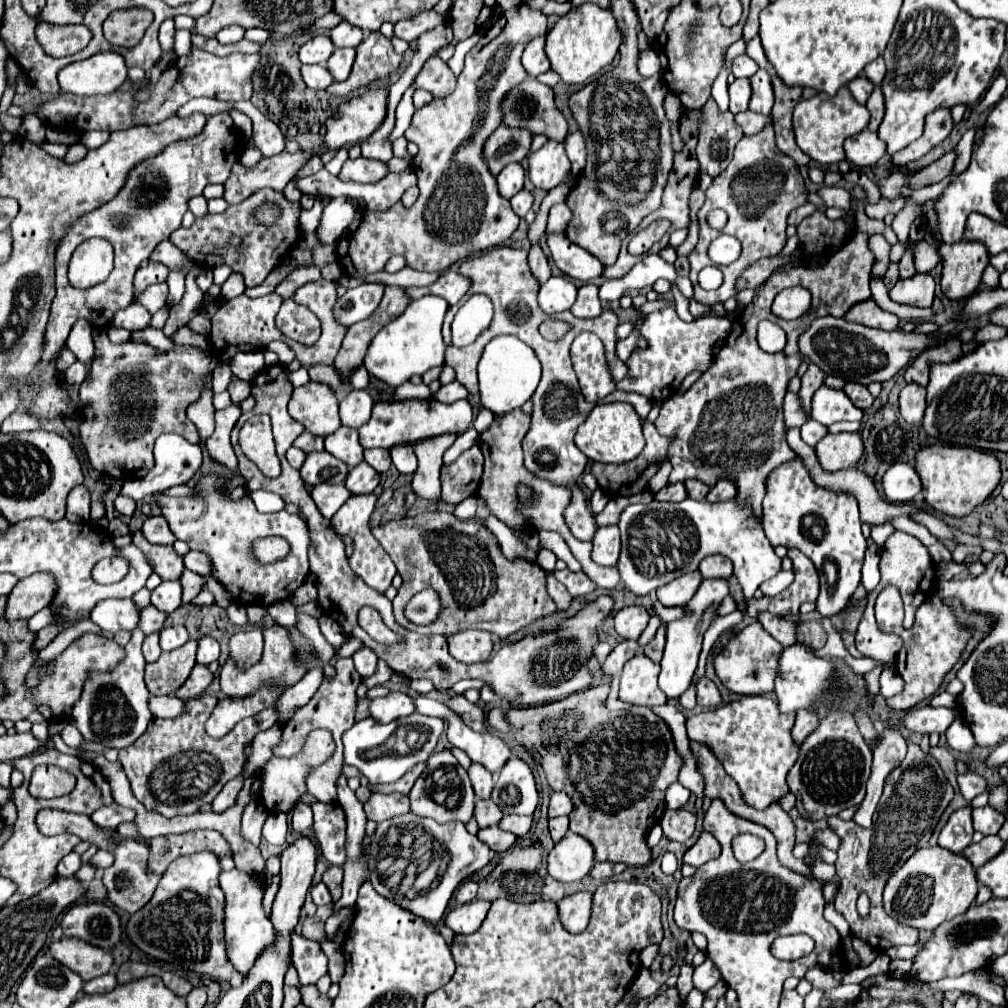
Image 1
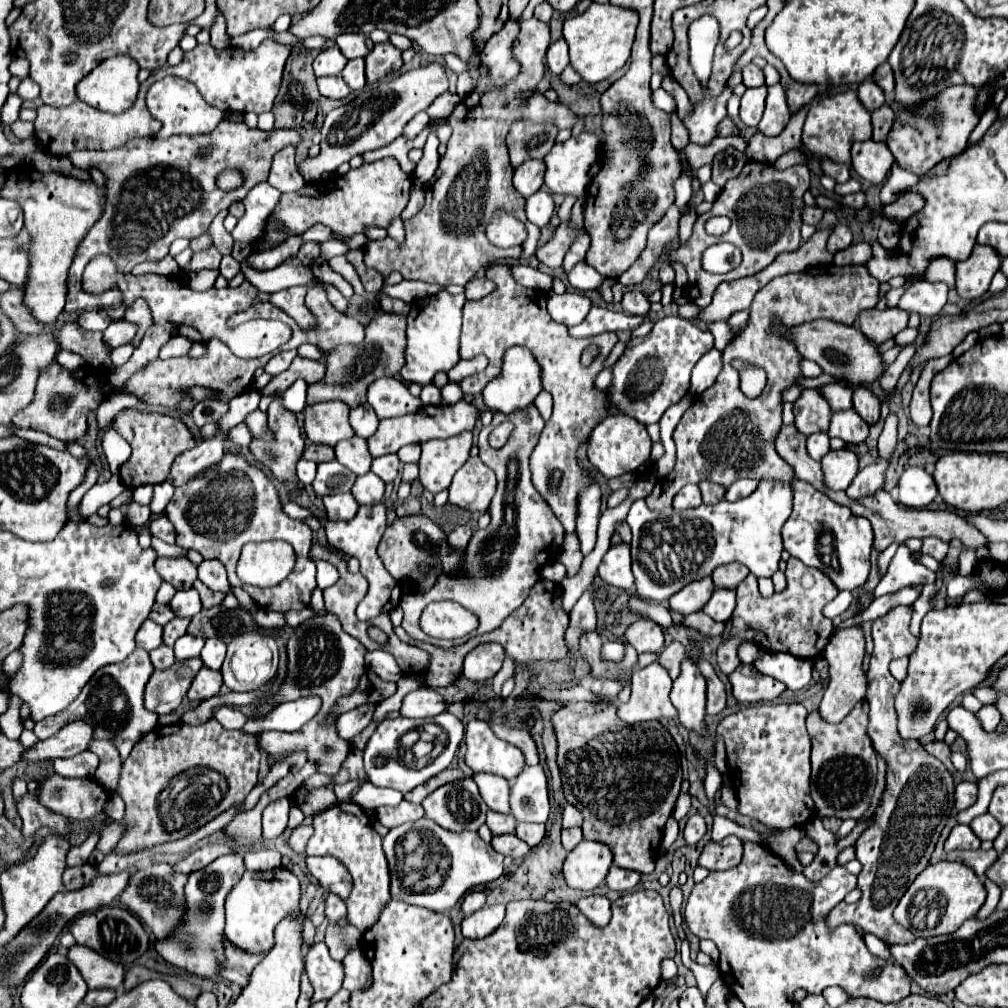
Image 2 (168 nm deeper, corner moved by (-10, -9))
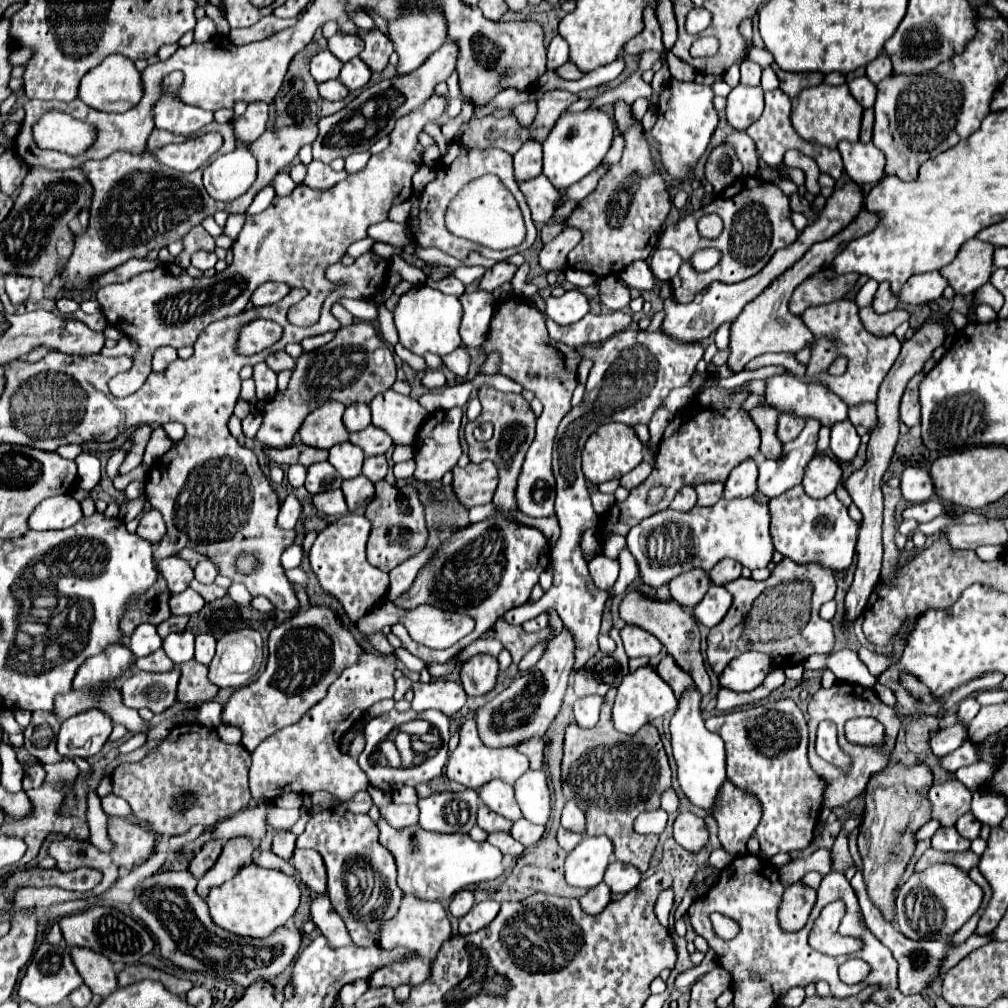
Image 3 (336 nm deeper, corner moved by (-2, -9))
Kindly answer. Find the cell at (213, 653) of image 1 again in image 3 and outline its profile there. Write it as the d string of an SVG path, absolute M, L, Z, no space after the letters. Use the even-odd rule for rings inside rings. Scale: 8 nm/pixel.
M210 634L196 636L196 656L194 656L194 660L208 666L214 658L214 648L216 648L216 638L214 636L210 636Z

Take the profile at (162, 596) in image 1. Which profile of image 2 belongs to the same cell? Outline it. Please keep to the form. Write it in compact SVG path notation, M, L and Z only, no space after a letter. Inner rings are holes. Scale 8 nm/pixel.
M194 588L190 590L182 590L182 592L176 592L174 598L170 600L170 608L176 616L182 616L182 618L192 618L194 614L198 614L202 610L202 602L200 602L200 596Z

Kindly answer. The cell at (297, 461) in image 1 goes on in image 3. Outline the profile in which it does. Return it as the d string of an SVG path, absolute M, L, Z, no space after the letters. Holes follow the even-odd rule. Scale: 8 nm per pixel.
M292 464L292 466L288 466L288 482L294 486L294 488L298 488L298 486L302 486L304 484L304 480L306 480L306 468L302 466L302 464Z

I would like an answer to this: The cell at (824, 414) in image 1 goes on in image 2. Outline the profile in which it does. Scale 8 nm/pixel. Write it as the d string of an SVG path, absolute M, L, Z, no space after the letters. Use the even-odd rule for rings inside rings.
M856 410L834 412L828 434L844 440L850 446L856 446L868 438L868 424L864 424L864 420L860 420Z

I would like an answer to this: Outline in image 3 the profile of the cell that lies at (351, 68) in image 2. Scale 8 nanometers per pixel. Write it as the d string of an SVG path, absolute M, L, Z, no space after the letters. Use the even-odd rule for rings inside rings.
M352 58L352 60L348 60L348 62L342 66L338 80L340 80L348 90L358 90L358 88L362 88L362 86L368 84L370 76L372 76L372 72L368 70L368 66L366 66L360 58Z

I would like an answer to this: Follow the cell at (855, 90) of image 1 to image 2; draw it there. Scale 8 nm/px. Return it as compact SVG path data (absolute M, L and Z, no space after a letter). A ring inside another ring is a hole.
M870 78L864 80L864 84L860 84L860 88L858 88L858 98L860 98L860 102L864 104L864 108L866 108L868 112L880 108L880 106L886 102L886 100L884 100L884 92L880 92L880 88L876 88L876 84L874 84Z

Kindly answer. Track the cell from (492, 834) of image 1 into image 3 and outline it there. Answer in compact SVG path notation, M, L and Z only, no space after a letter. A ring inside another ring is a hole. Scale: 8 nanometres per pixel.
M494 832L494 834L488 834L486 838L492 846L496 846L502 854L510 854L510 856L520 856L524 852L524 846L520 842L516 842L510 834L506 832Z

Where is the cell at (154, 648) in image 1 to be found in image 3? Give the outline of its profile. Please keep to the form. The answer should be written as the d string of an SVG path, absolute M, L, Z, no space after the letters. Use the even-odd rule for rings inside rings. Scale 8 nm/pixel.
M162 648L144 658L138 658L136 664L138 664L138 670L146 670L146 672L168 672L174 668L174 662L166 656Z

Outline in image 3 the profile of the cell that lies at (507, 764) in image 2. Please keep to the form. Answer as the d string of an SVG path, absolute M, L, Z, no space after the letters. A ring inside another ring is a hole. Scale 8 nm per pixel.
M470 718L462 724L460 728L460 742L458 748L450 754L448 764L446 764L446 776L450 780L460 782L466 788L478 788L480 784L486 784L488 780L500 778L506 784L514 784L524 772L528 770L528 758L514 748L488 748L478 740L476 732L476 720Z

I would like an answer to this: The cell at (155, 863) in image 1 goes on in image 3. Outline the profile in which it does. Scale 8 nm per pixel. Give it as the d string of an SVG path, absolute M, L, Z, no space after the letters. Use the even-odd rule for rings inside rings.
M222 840L206 842L206 844L202 846L202 850L192 858L188 870L190 870L190 874L192 874L194 878L200 878L200 876L218 860L218 856L220 856L220 852L222 852L222 844L224 844Z

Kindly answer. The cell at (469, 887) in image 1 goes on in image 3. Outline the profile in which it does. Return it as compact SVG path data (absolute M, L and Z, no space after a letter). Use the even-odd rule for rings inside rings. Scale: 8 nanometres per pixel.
M460 890L450 902L450 914L454 918L462 918L474 906L474 894L470 890Z

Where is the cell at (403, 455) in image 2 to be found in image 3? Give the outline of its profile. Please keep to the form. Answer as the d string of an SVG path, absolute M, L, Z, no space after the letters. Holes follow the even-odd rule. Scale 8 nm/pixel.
M392 388L372 398L370 410L372 424L384 428L392 436L394 446L412 446L416 432L428 416L414 398L398 394Z

